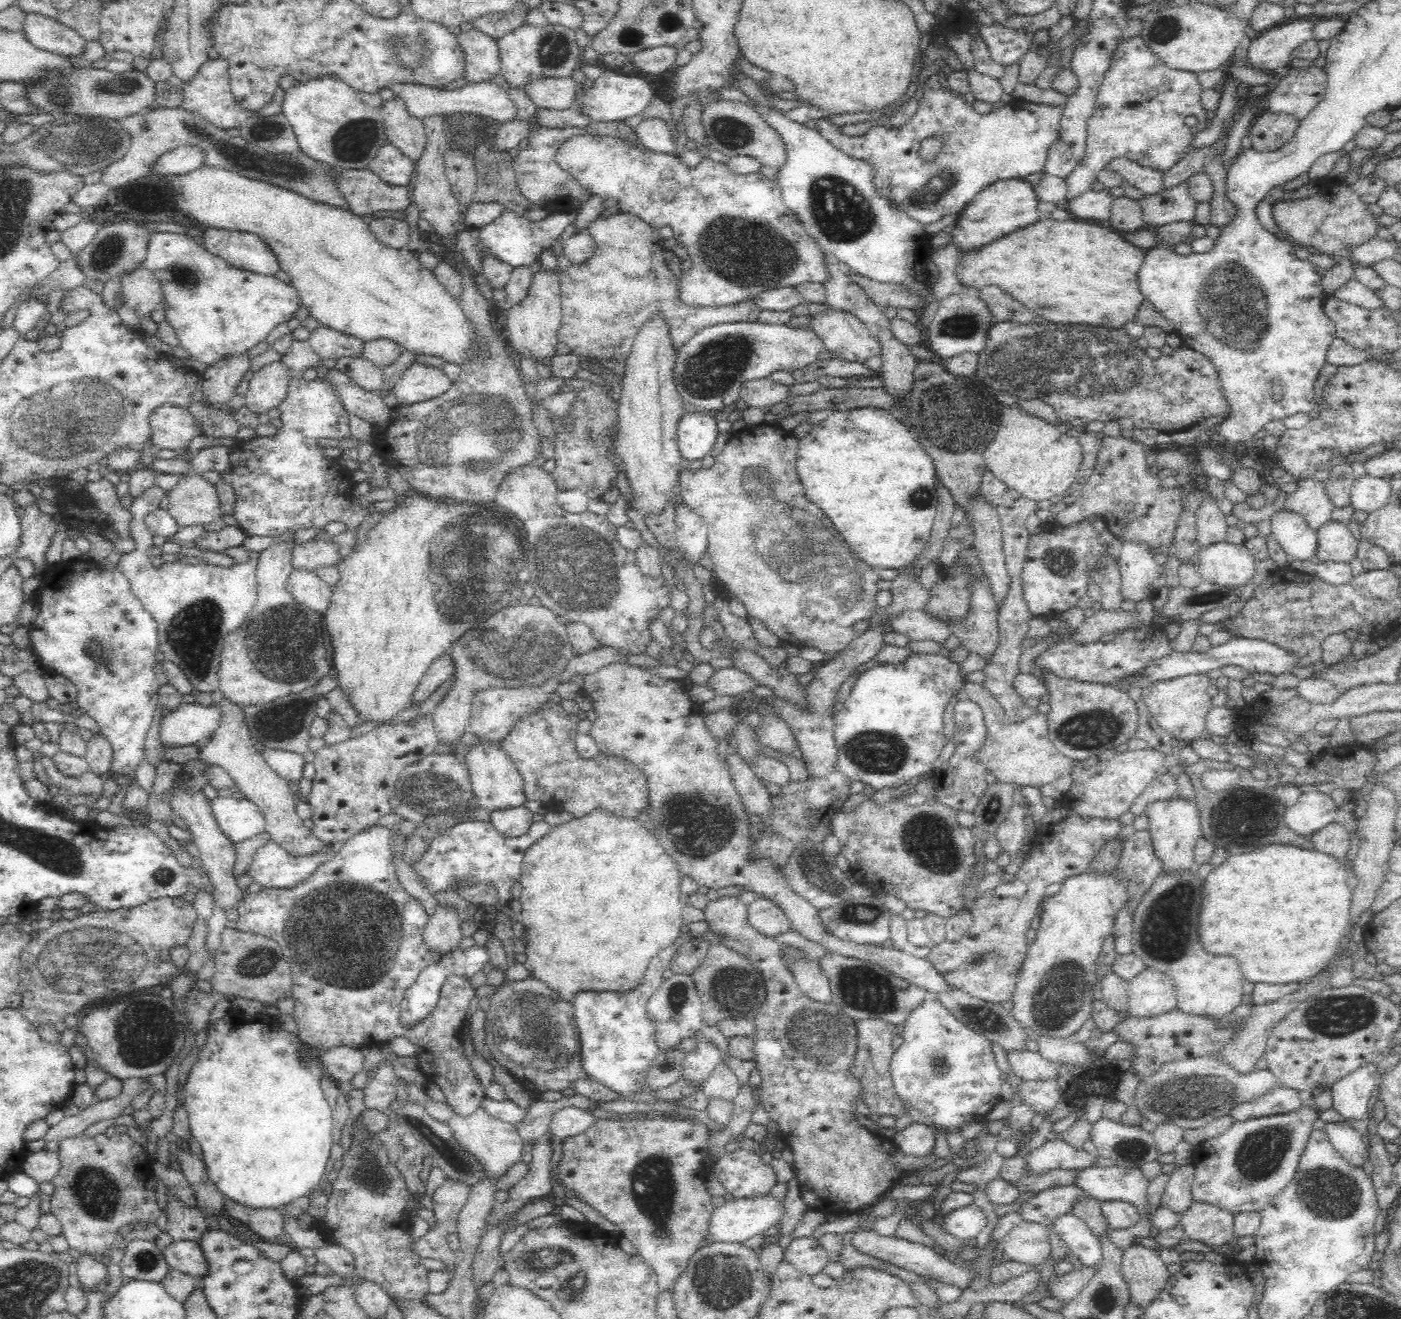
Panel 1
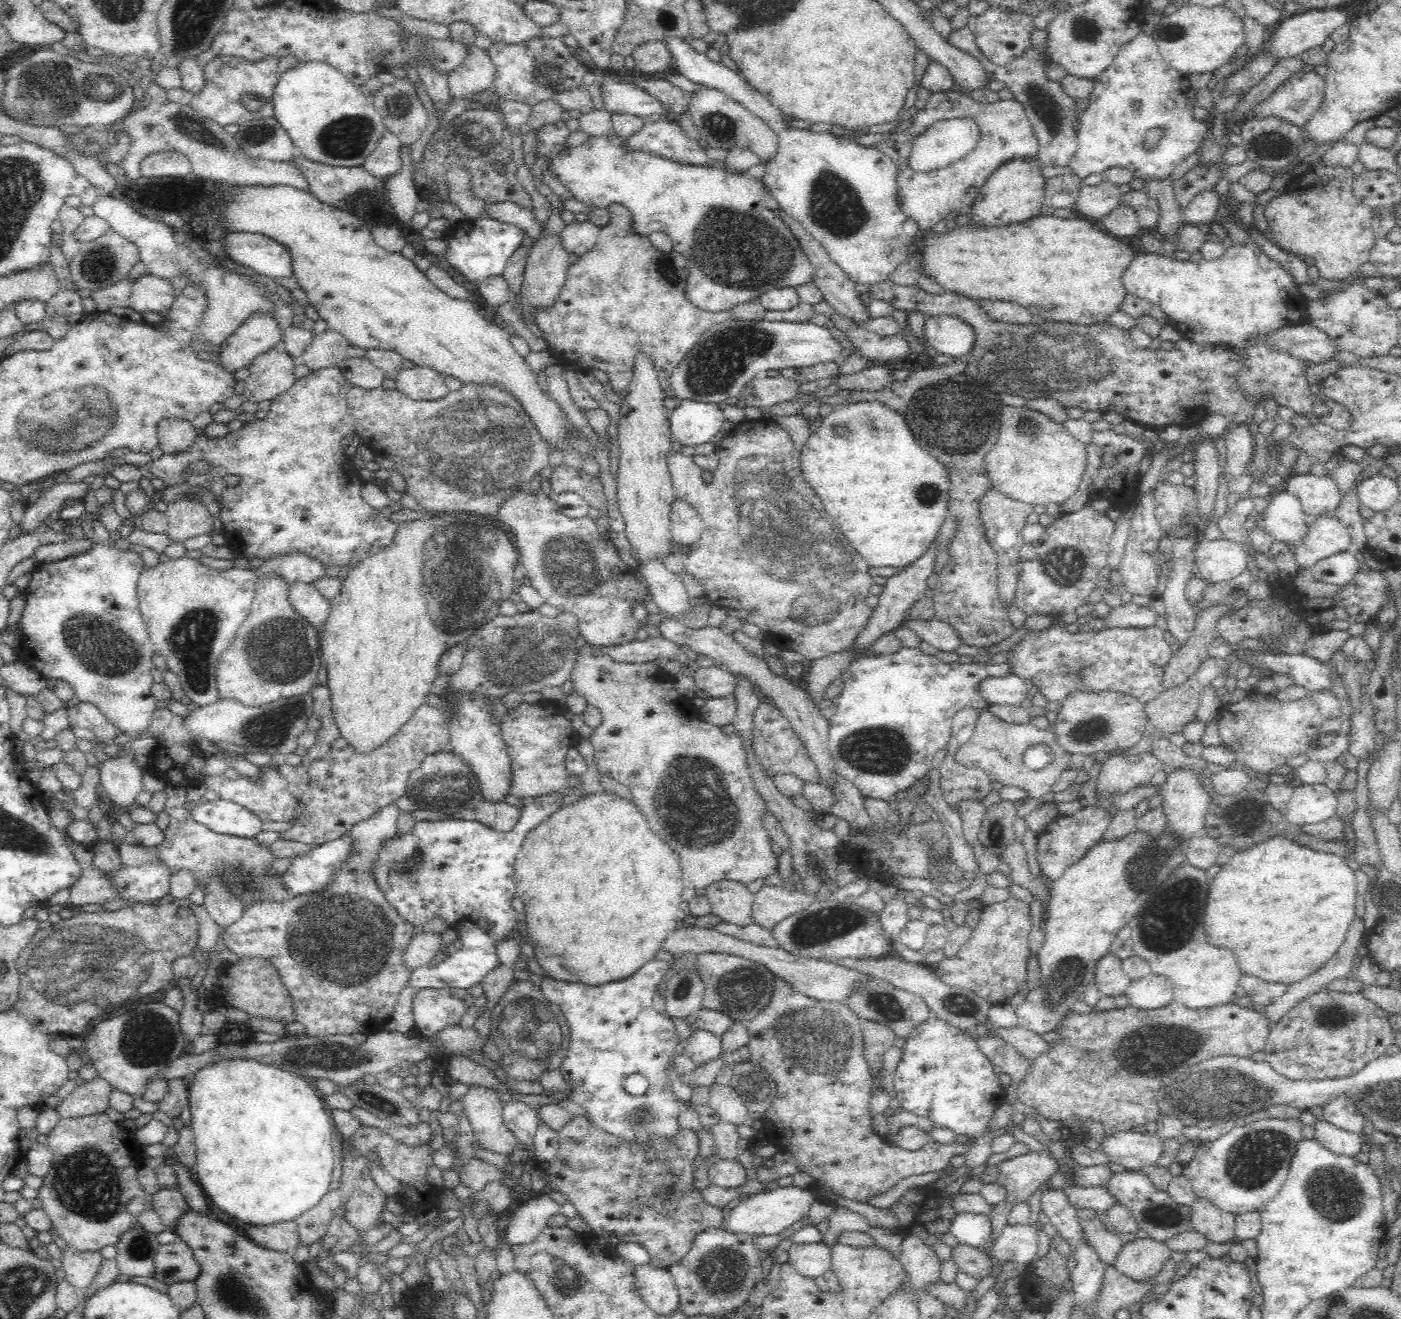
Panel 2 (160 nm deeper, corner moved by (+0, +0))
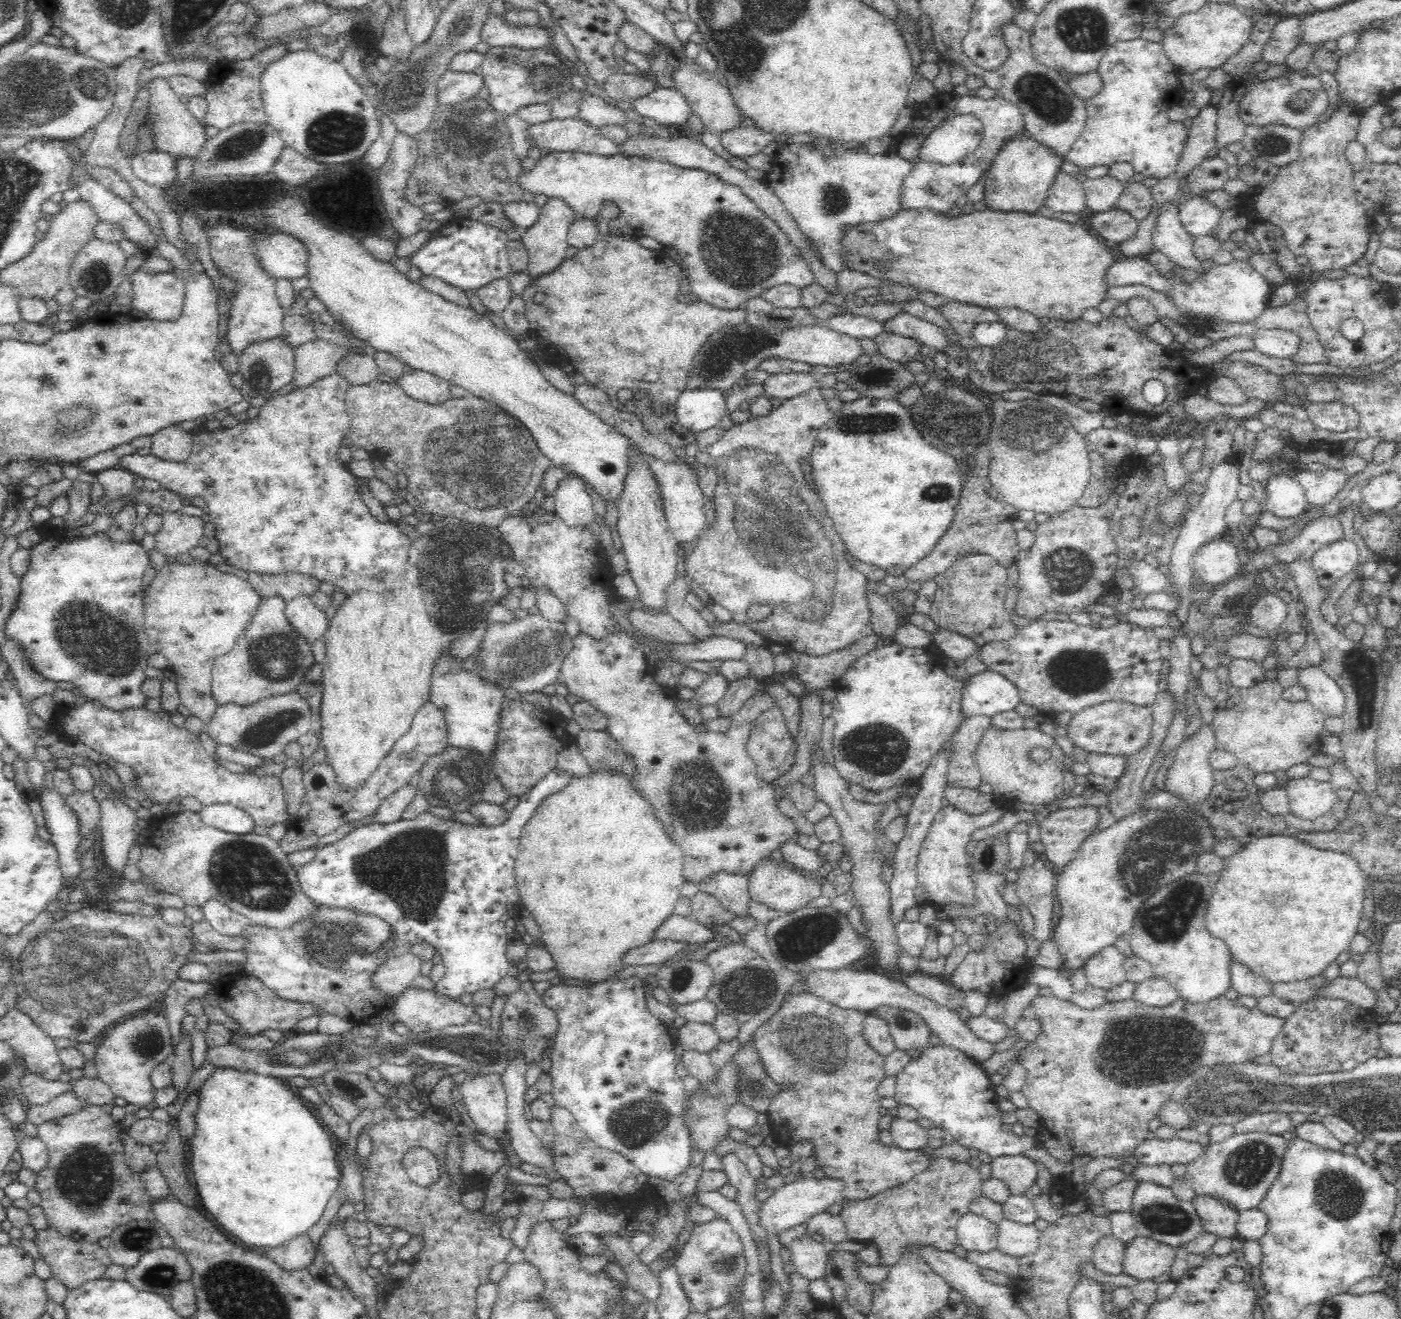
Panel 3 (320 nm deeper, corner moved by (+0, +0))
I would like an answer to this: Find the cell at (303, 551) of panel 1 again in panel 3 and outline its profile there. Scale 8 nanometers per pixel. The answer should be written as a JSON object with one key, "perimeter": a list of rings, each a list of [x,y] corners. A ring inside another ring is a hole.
{"perimeter":[[[292,570],[282,574],[267,574],[266,572],[247,572],[248,581],[254,585],[254,589],[260,598],[269,594],[280,594],[284,600],[288,600],[297,594],[311,595],[320,586],[320,579],[312,574]]]}

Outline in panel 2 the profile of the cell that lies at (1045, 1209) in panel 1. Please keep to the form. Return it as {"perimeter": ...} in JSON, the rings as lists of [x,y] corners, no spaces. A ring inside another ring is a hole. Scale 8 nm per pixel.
{"perimeter":[[[1065,1184],[1063,1188],[1067,1203],[1074,1208],[1089,1208],[1105,1211],[1115,1200],[1103,1189],[1103,1186],[1078,1186]]]}

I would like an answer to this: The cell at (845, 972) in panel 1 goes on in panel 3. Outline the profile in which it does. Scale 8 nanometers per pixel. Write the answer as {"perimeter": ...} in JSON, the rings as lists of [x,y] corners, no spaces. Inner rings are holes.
{"perimeter":[[[878,1006],[874,1011],[868,1012],[889,1025],[889,1032],[896,1049],[924,1050],[926,1046],[934,1042],[928,1024],[915,1011],[904,1010],[896,1006]]]}

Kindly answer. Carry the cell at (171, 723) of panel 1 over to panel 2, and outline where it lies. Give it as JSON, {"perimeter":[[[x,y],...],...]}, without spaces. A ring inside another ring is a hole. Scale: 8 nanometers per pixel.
{"perimeter":[[[306,692],[301,695],[279,698],[274,702],[262,706],[251,707],[234,699],[218,699],[216,702],[206,706],[198,706],[194,712],[188,712],[183,719],[183,729],[189,738],[206,738],[213,742],[231,742],[244,747],[250,752],[268,752],[270,754],[298,753],[299,736],[307,729],[307,720],[314,713],[314,697],[312,693]]]}

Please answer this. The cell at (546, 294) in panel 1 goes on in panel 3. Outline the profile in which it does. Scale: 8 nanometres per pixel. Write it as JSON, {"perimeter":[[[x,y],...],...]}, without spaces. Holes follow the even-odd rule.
{"perimeter":[[[550,197],[544,206],[540,209],[536,224],[525,230],[522,242],[527,248],[528,266],[526,272],[531,281],[536,278],[542,278],[556,272],[560,268],[564,259],[566,259],[566,250],[569,242],[567,241],[567,232],[570,225],[577,219],[571,206],[568,206],[562,199]]]}

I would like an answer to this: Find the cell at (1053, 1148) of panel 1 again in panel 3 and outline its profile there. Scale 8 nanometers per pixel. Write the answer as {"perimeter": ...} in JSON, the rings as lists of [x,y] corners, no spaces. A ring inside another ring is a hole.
{"perimeter":[[[1004,1155],[990,1162],[991,1177],[1002,1180],[1009,1188],[1009,1194],[1026,1194],[1037,1182],[1040,1164],[1024,1155]]]}

